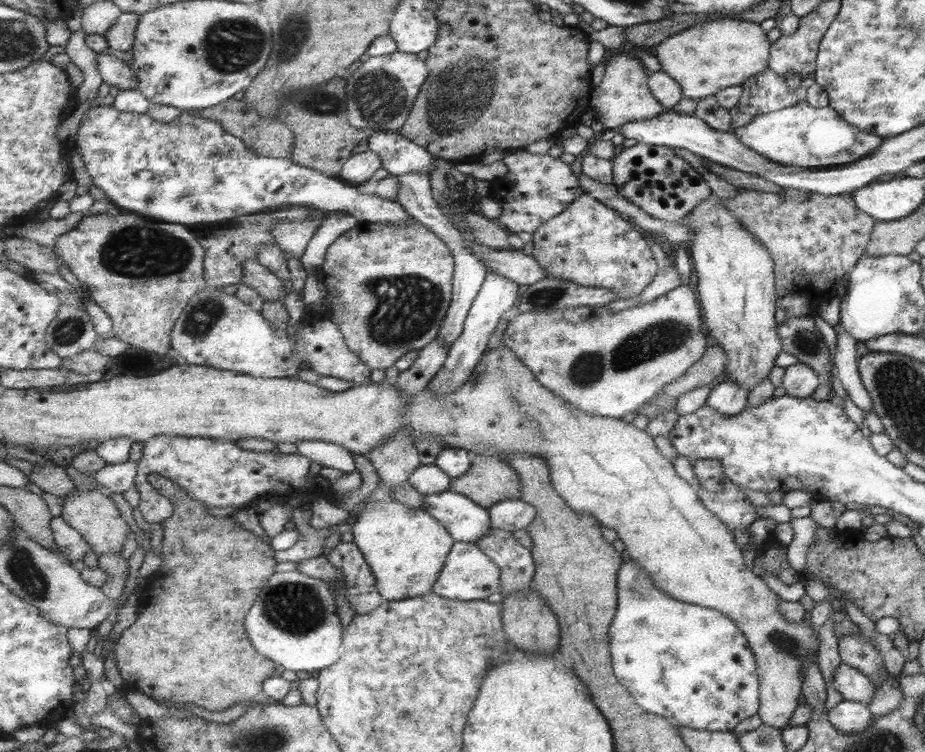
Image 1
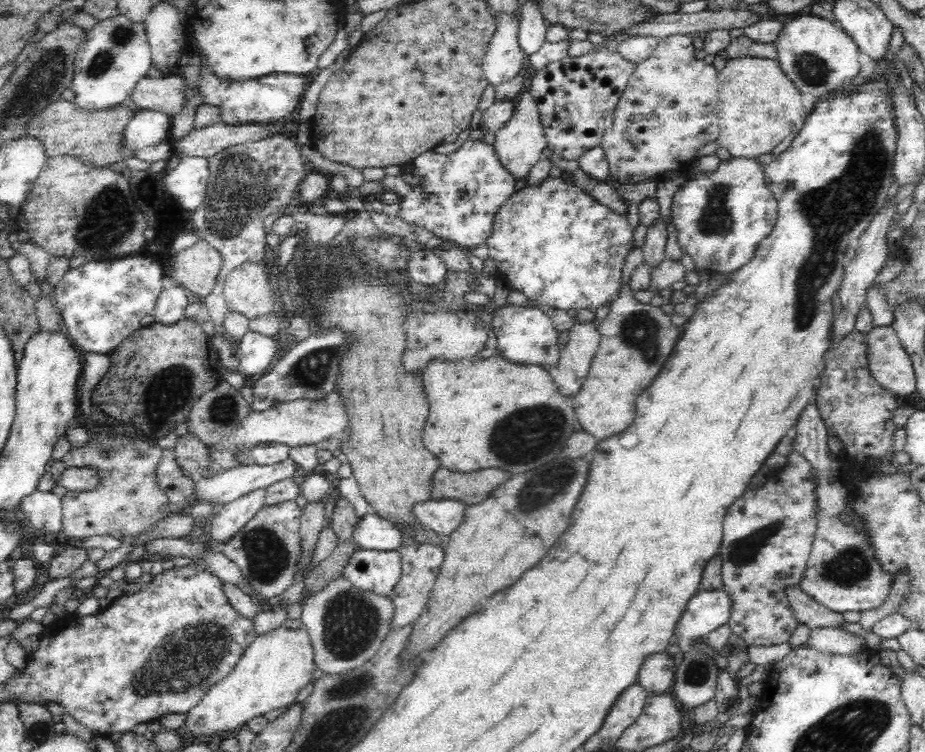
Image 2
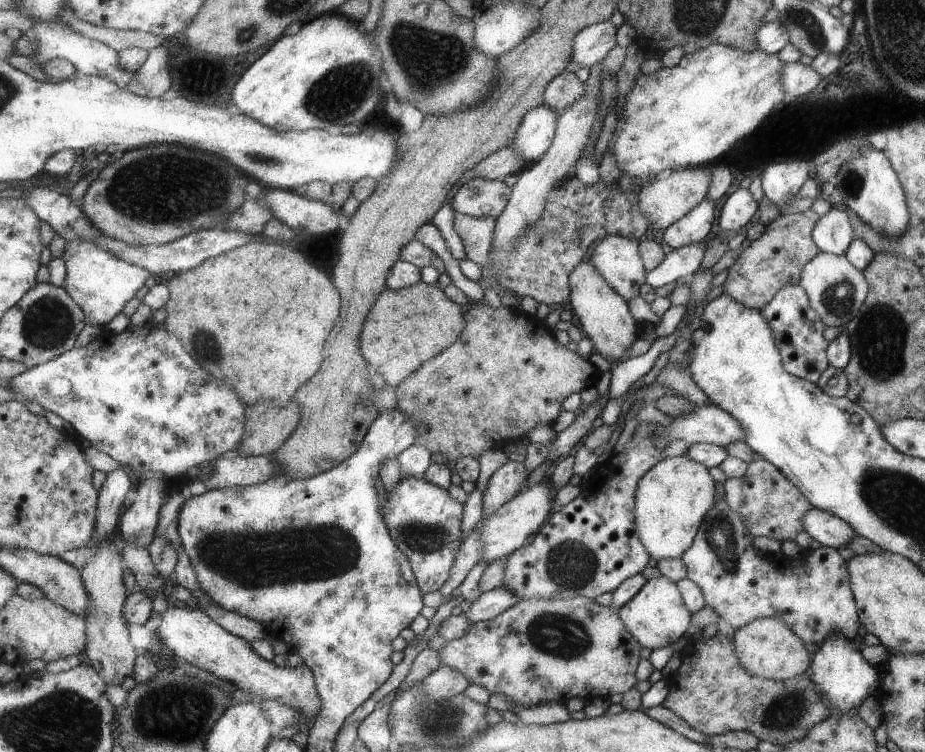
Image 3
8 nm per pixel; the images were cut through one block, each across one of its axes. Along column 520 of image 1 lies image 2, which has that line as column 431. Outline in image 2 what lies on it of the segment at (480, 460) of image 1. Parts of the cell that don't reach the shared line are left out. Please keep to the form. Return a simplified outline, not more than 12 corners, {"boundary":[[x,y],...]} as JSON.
{"boundary":[[438,466],[428,496],[470,508],[510,474],[494,468],[464,474]]}

